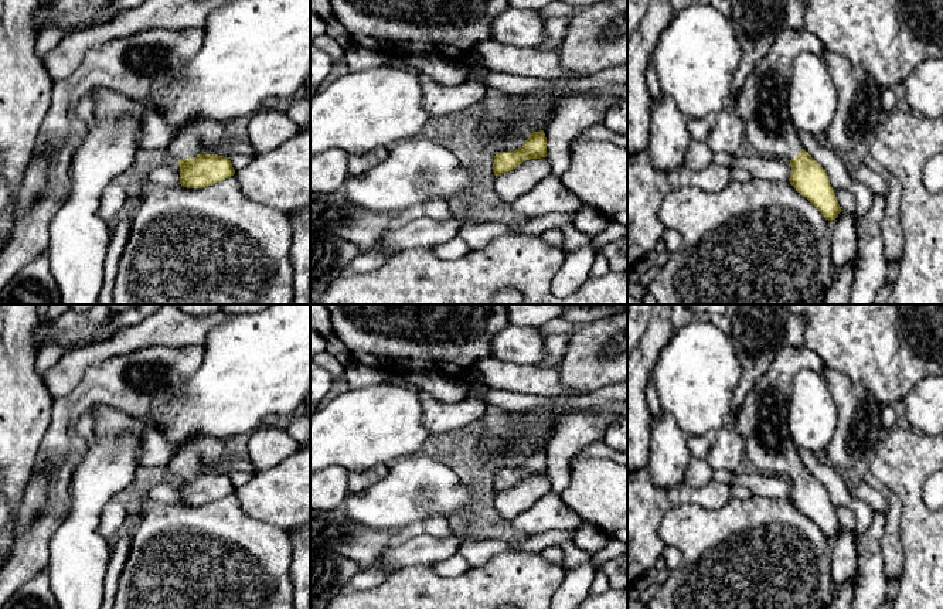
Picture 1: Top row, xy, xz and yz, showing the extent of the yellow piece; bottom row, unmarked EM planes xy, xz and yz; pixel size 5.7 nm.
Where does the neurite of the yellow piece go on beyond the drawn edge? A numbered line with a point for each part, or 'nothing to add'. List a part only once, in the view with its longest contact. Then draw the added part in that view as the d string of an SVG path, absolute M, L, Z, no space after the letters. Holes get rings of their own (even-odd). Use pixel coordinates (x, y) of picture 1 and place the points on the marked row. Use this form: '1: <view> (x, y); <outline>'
1: xz (516, 139); M513 132L501 142L497 147L493 147L494 156L501 152L513 152L518 147L522 147L525 140L530 137L531 132Z

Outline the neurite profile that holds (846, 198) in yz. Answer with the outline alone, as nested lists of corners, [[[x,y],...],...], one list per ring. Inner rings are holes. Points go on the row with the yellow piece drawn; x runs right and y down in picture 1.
[[[840,188],[840,190],[834,190],[834,194],[842,211],[851,212],[851,214],[855,211],[857,198],[851,191]]]

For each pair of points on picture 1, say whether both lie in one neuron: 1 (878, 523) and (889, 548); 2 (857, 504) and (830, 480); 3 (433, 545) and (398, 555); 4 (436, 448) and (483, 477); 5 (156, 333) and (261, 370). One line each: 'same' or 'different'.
1: different
2: same
3: same
4: same
5: different

